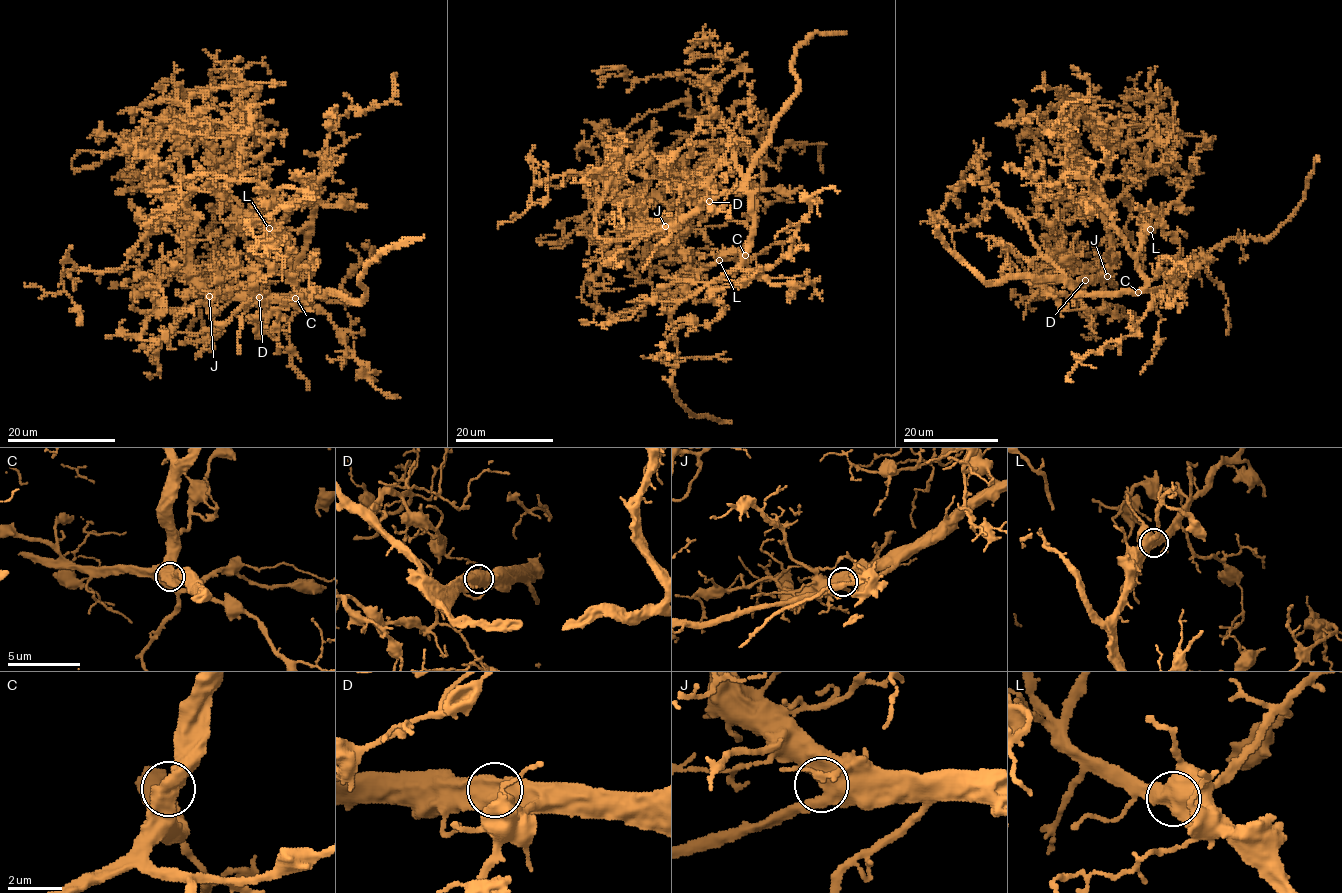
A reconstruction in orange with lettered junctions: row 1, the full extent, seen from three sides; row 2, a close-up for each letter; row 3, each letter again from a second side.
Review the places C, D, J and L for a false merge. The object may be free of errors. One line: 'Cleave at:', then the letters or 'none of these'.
Cleave at: none of these

